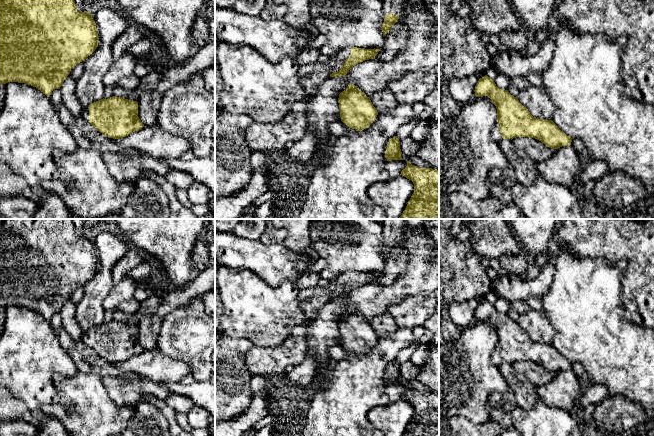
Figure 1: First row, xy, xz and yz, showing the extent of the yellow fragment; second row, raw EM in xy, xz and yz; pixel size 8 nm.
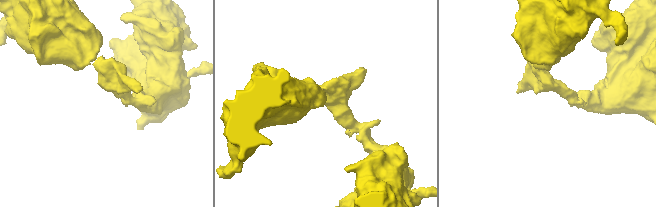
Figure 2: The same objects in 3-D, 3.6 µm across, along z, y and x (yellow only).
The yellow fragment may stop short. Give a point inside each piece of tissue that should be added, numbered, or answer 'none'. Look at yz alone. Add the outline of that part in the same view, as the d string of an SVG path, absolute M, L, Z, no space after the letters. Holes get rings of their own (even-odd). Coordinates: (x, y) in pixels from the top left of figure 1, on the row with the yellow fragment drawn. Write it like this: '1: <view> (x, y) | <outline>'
1: yz (496, 136) | M496 121L495 125L492 128L491 131L491 139L495 142L495 143L499 143L503 138L501 136L500 130L499 130L499 122Z

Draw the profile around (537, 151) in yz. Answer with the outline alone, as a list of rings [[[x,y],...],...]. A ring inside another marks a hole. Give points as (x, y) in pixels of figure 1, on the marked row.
[[[516,137],[512,139],[512,142],[515,146],[523,150],[534,163],[551,158],[557,150],[546,146],[535,138]]]

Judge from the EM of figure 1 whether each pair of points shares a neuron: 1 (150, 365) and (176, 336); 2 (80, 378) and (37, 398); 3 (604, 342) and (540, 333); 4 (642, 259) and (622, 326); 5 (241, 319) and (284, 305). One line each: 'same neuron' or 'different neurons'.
1: different neurons
2: different neurons
3: different neurons
4: different neurons
5: same neuron

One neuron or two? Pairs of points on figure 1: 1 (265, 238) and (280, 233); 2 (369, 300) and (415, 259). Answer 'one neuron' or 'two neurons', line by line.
1: one neuron
2: one neuron

